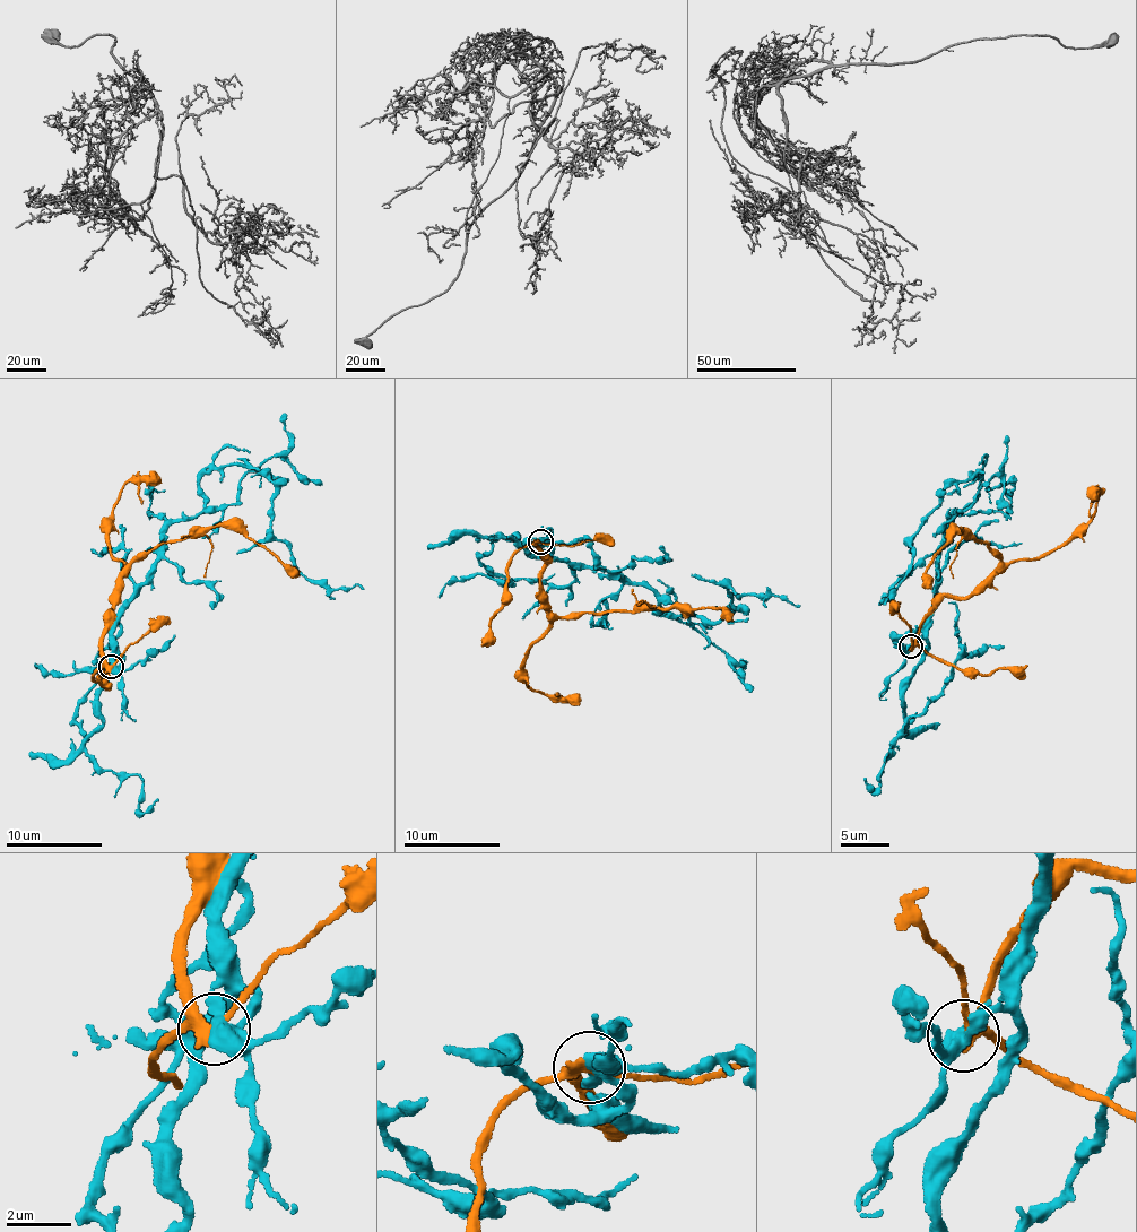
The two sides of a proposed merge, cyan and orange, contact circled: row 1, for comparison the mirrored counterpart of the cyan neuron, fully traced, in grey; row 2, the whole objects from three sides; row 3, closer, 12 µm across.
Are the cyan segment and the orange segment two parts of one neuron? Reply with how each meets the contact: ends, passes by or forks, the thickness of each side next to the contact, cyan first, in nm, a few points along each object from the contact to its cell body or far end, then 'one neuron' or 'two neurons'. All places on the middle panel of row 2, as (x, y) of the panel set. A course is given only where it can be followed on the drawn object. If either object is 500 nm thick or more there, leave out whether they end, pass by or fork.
cyan forks | orange forks | 400/260 nm | cyan via (540, 543), (556, 557), (642, 583), (657, 612), (721, 623), (736, 607), (730, 588), (800, 605) | orange via (540, 543), (538, 543), (545, 561), (540, 586), (550, 610), (562, 616), (687, 607), (726, 610), (730, 619) | two neurons

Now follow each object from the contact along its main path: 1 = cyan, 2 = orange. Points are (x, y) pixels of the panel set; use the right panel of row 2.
1: (911, 647), (931, 605), (948, 518), (974, 500), (978, 475), (940, 496), (912, 539), (910, 569), (883, 604)
2: (911, 647), (940, 601), (968, 597), (999, 560), (986, 543), (948, 534), (928, 588)

